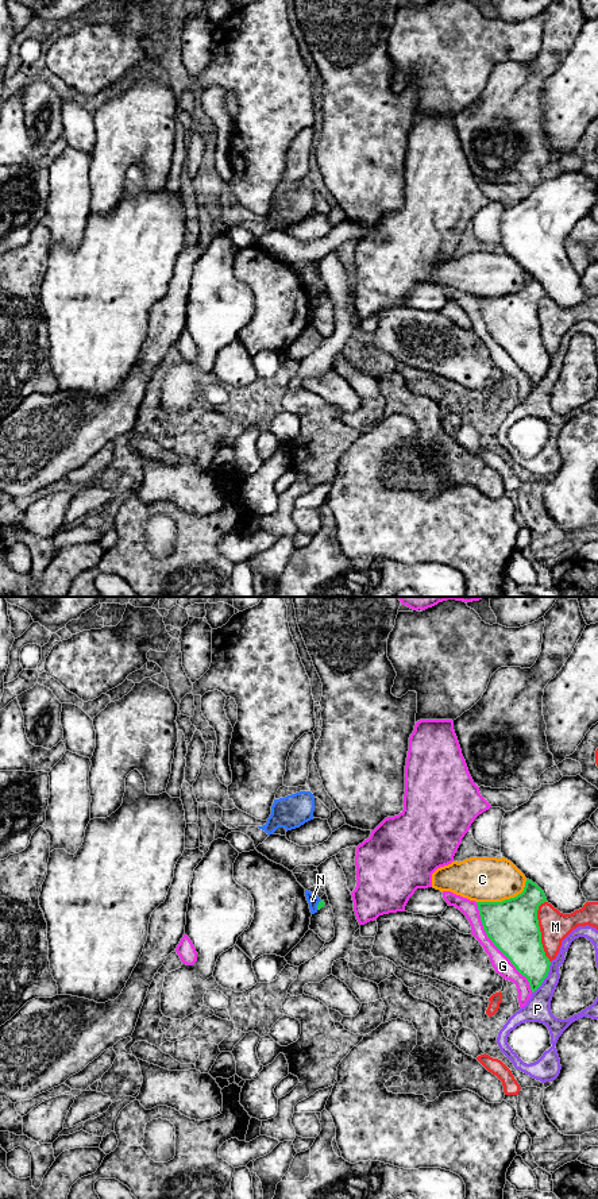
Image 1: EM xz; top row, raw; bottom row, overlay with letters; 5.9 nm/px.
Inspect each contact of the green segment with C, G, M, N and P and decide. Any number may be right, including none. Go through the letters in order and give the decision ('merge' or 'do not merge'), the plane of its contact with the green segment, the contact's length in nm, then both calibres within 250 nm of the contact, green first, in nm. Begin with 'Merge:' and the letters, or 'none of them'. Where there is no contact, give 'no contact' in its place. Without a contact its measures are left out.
Merge: none of them
C: do not merge; contact in xz; length 340 nm; calibres 300 and 280 nm
G: do not merge; contact in xz; length 650 nm; calibres 300 and 110 nm
M: do not merge; contact in xz; length 360 nm; calibres 300 and 180 nm
N: do not merge; contact in xz; length 70 nm; calibres 40 and 70 nm
P: do not merge; contact in xz; length 220 nm; calibres 240 and 160 nm

